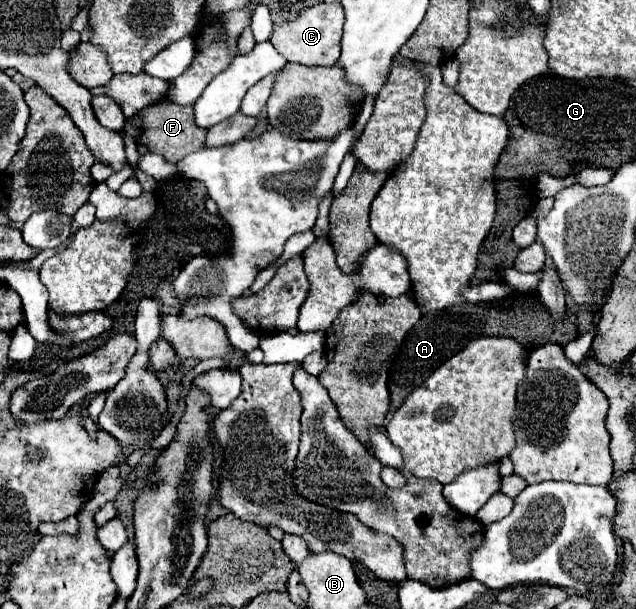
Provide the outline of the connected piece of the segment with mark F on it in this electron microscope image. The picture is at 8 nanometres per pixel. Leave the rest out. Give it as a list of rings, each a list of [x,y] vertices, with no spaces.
[[[162,100],[158,104],[152,104],[148,108],[144,108],[140,112],[140,128],[142,128],[142,136],[140,136],[140,144],[148,146],[150,152],[162,154],[168,162],[180,162],[186,154],[196,152],[200,148],[204,148],[204,140],[208,130],[196,126],[194,116],[192,116],[194,108],[192,106],[176,106],[170,100]]]

